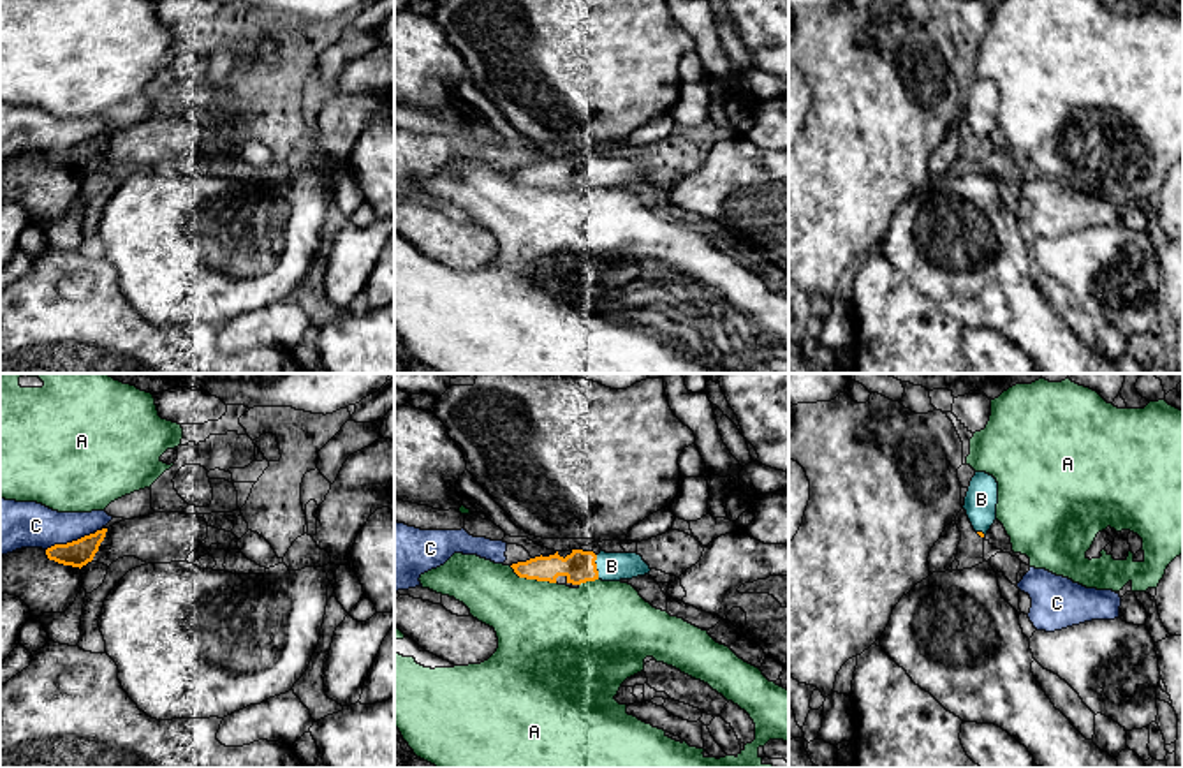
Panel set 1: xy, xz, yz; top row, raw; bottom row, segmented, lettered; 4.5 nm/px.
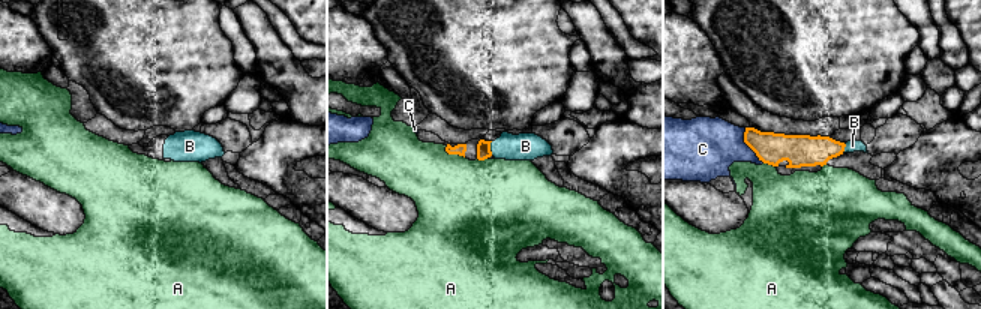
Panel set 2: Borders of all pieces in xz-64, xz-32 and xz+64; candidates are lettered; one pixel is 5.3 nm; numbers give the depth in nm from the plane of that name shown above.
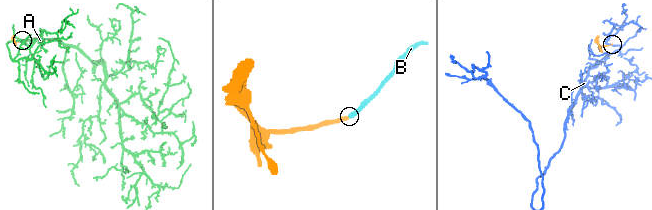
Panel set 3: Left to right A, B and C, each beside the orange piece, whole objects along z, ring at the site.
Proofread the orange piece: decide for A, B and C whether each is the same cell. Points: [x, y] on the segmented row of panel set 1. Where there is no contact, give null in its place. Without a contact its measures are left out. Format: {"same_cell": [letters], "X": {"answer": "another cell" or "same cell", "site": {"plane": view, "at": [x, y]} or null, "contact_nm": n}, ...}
{"same_cell": ["B"], "A": {"answer": "another cell", "site": {"plane": "xz", "at": [532, 578]}, "contact_nm": 240}, "B": {"answer": "same cell", "site": {"plane": "xz", "at": [595, 568]}, "contact_nm": 110}, "C": {"answer": "another cell", "site": {"plane": "xy", "at": [69, 543]}, "contact_nm": 240}}

